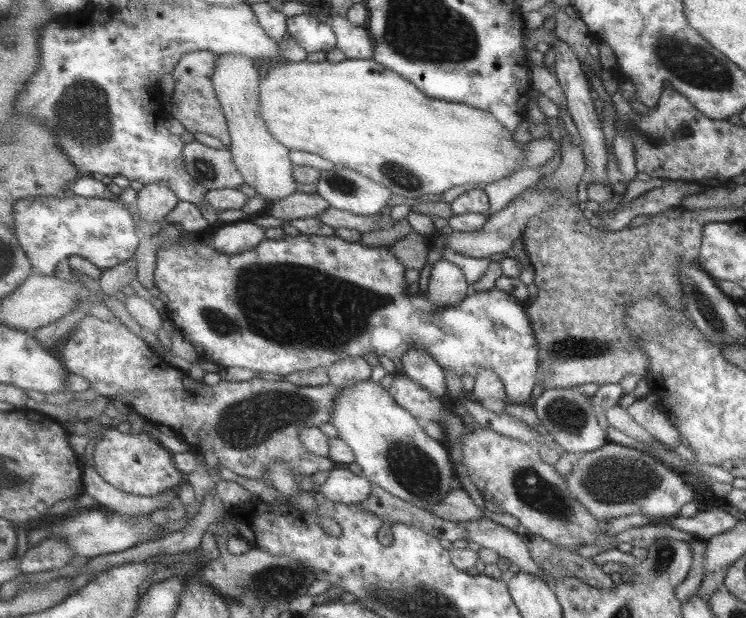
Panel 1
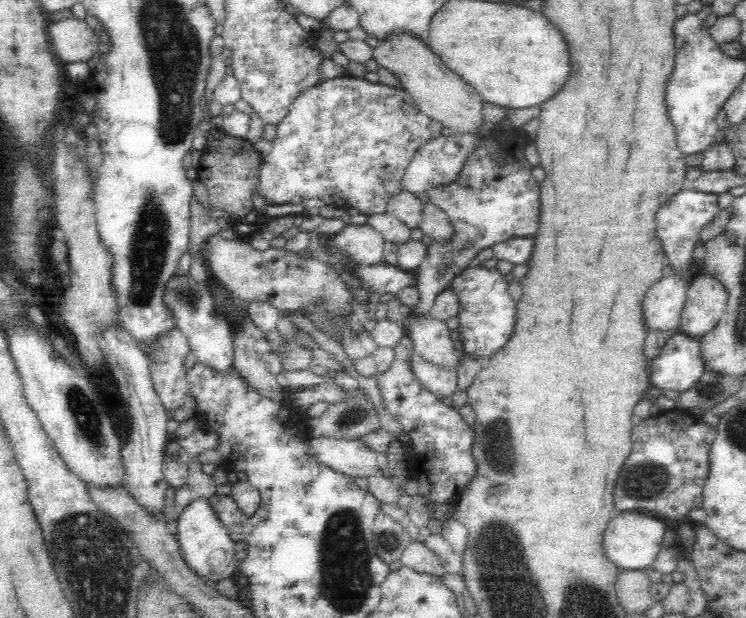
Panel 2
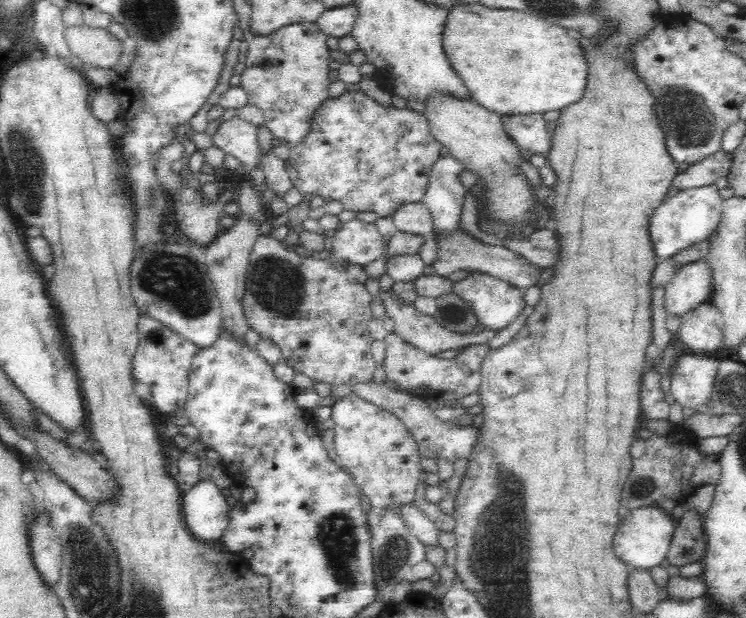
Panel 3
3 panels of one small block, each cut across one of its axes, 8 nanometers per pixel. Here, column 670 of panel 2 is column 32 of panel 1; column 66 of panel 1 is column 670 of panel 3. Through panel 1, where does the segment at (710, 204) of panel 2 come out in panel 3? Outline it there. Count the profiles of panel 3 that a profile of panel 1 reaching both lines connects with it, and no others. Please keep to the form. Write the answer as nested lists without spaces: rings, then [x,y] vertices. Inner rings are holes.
[[[713,184],[681,189],[674,196],[666,198],[652,214],[649,224],[650,238],[658,260],[674,259],[674,254],[708,238],[722,218],[723,202],[719,189]]]

